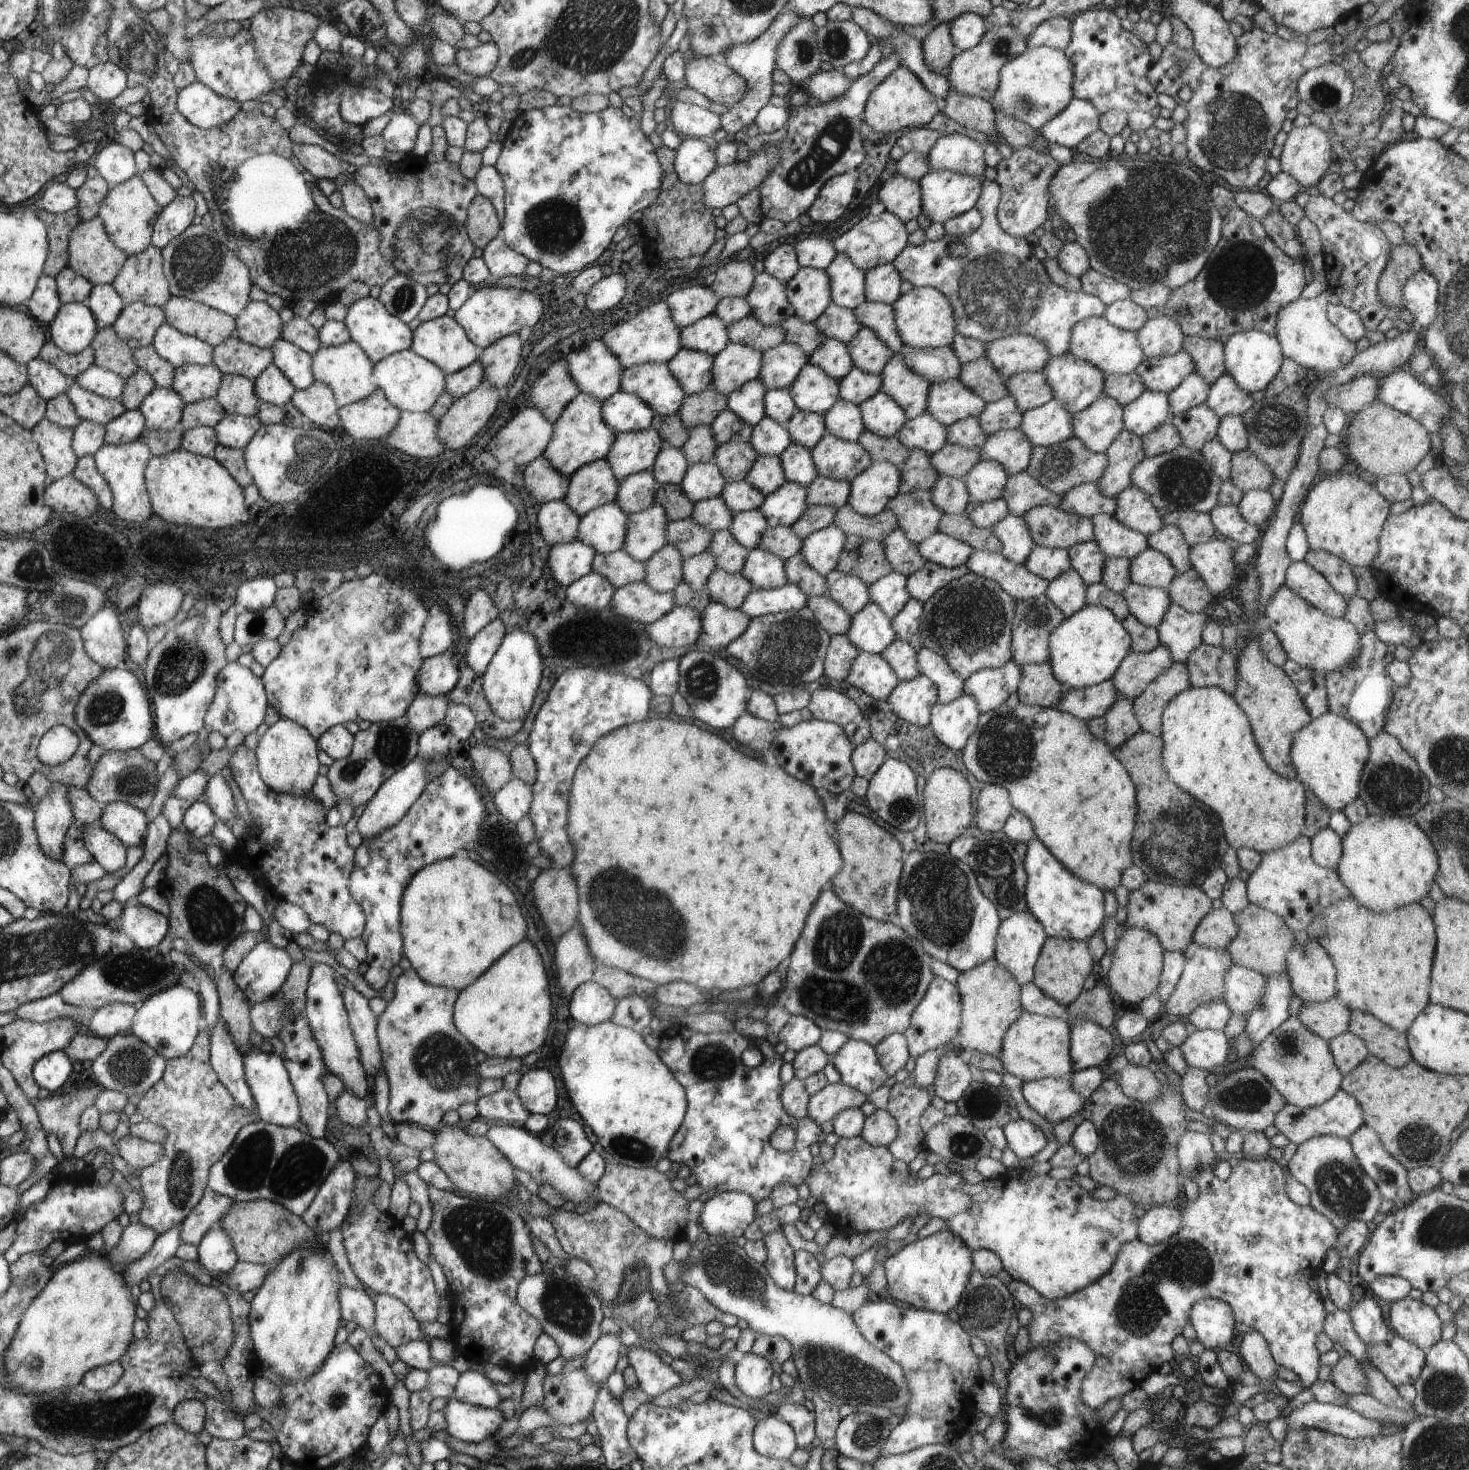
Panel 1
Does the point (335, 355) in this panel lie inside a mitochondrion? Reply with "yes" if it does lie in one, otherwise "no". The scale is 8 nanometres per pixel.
no

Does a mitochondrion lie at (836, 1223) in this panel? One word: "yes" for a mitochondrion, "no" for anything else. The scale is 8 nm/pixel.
no

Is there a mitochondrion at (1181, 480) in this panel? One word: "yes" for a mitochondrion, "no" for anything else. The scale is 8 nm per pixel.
yes

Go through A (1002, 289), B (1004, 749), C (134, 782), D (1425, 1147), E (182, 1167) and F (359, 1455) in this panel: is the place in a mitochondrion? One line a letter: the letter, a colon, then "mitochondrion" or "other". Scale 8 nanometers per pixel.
A: mitochondrion
B: mitochondrion
C: mitochondrion
D: mitochondrion
E: mitochondrion
F: other

